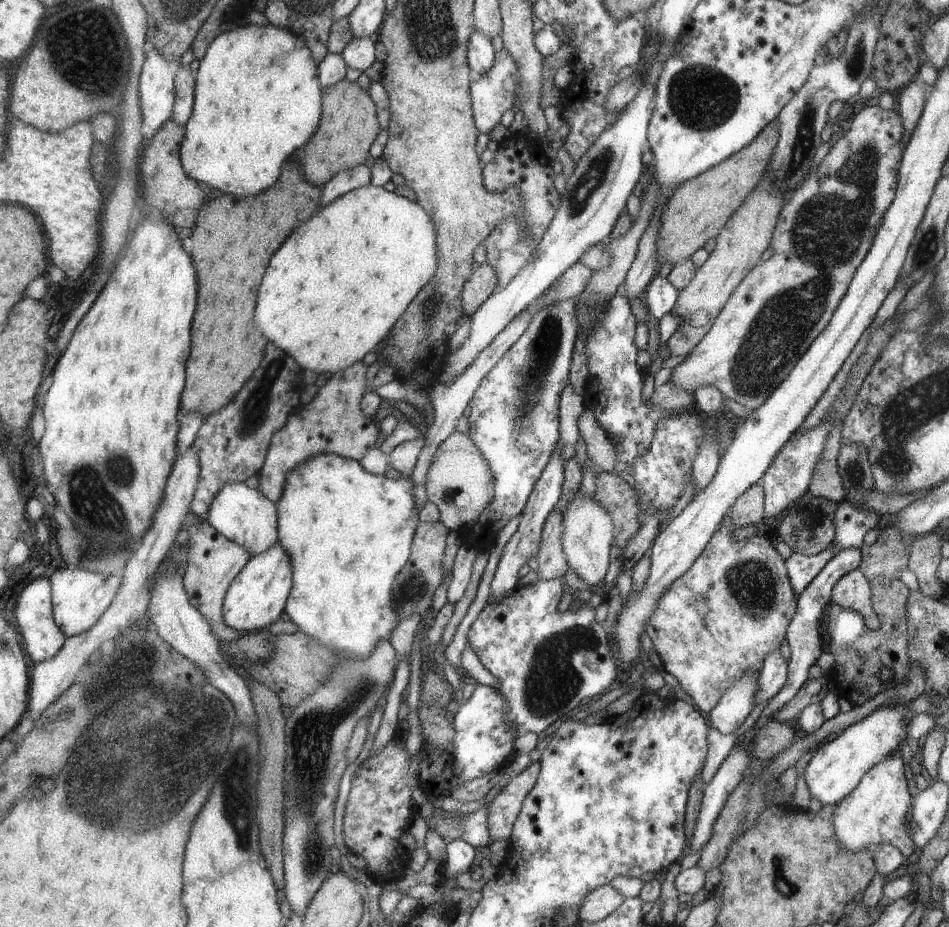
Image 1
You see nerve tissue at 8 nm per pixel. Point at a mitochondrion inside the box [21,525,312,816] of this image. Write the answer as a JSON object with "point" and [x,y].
{"point":[138,661]}

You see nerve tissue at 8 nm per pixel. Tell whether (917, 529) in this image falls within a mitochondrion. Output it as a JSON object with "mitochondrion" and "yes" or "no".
{"mitochondrion":"no"}

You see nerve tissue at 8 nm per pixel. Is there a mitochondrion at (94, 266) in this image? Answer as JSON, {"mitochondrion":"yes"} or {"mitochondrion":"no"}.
{"mitochondrion":"no"}

